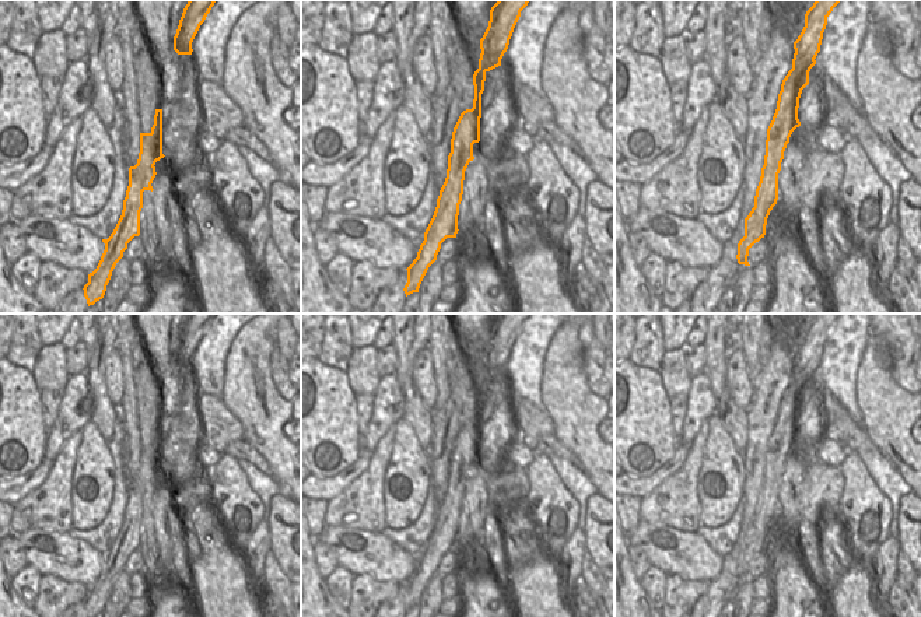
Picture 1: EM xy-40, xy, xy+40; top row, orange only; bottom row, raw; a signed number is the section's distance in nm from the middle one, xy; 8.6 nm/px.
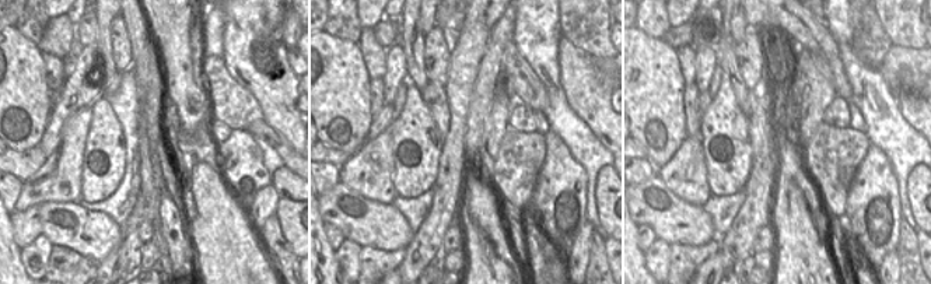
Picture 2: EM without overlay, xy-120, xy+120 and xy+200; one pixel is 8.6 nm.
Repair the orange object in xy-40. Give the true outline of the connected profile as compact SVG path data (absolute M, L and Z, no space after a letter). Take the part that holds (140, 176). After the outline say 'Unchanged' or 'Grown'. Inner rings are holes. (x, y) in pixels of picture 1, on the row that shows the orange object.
M155 109L150 133L140 133L140 153L134 166L129 168L129 186L123 200L122 215L108 239L102 239L105 250L97 269L88 274L84 297L88 306L102 299L116 263L123 257L127 243L140 235L140 211L143 192L154 190L151 183L157 175L155 162L162 154L162 109Z. Unchanged

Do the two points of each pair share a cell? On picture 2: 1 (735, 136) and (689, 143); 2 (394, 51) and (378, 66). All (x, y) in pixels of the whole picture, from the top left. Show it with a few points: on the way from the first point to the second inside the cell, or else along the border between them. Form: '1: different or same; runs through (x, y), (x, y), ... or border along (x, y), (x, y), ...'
1: different; border along (700, 139), (707, 174)
2: different; border along (387, 49), (387, 72), (382, 79)

